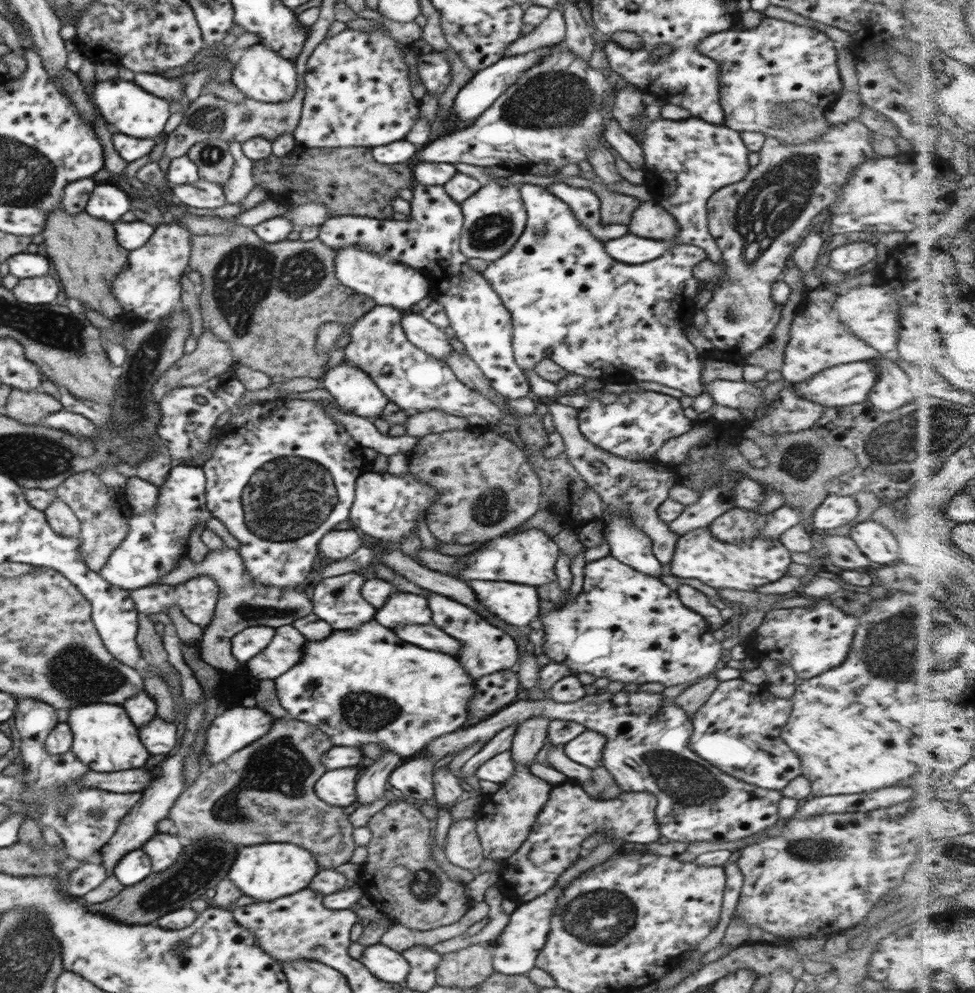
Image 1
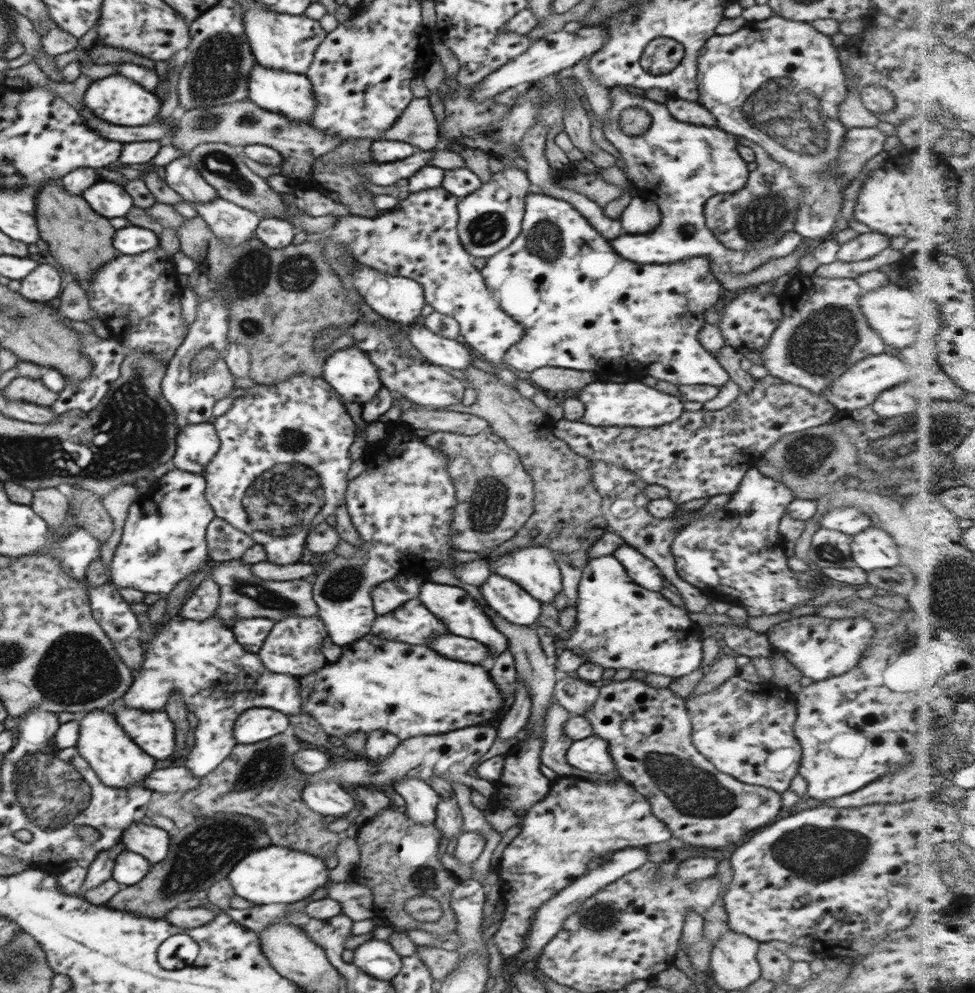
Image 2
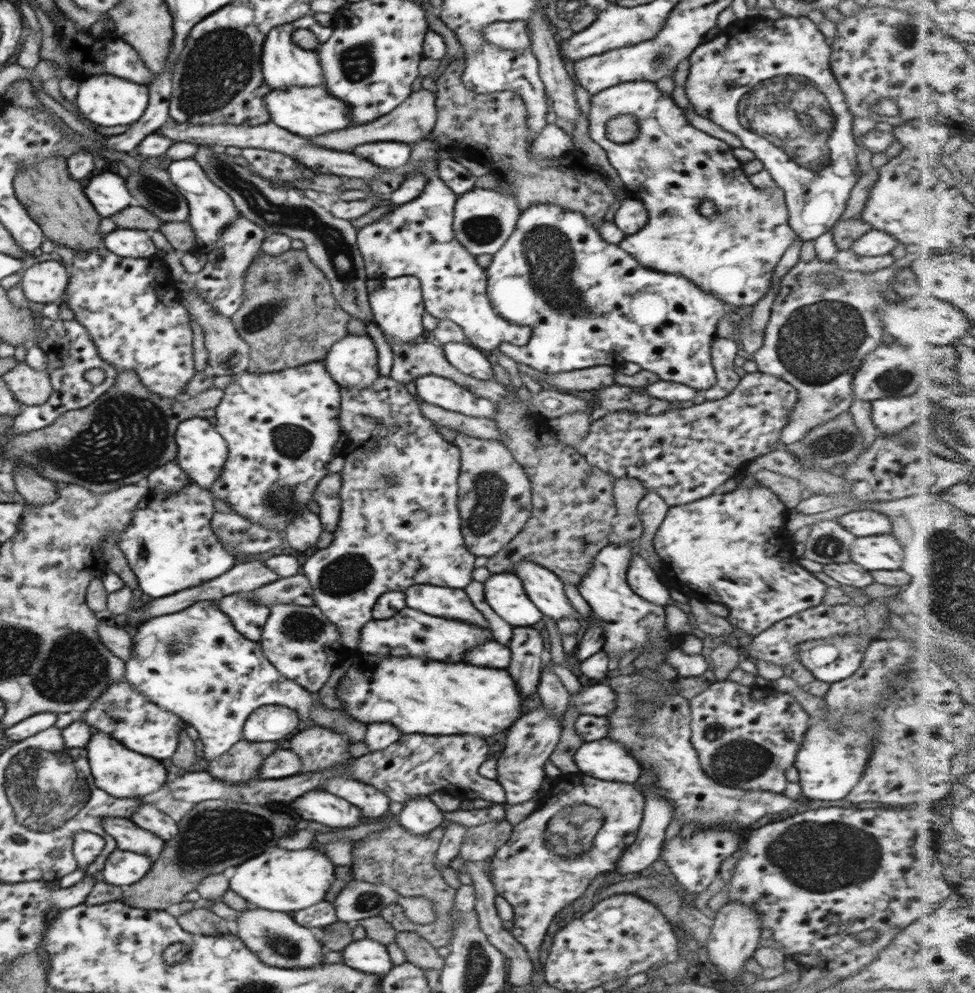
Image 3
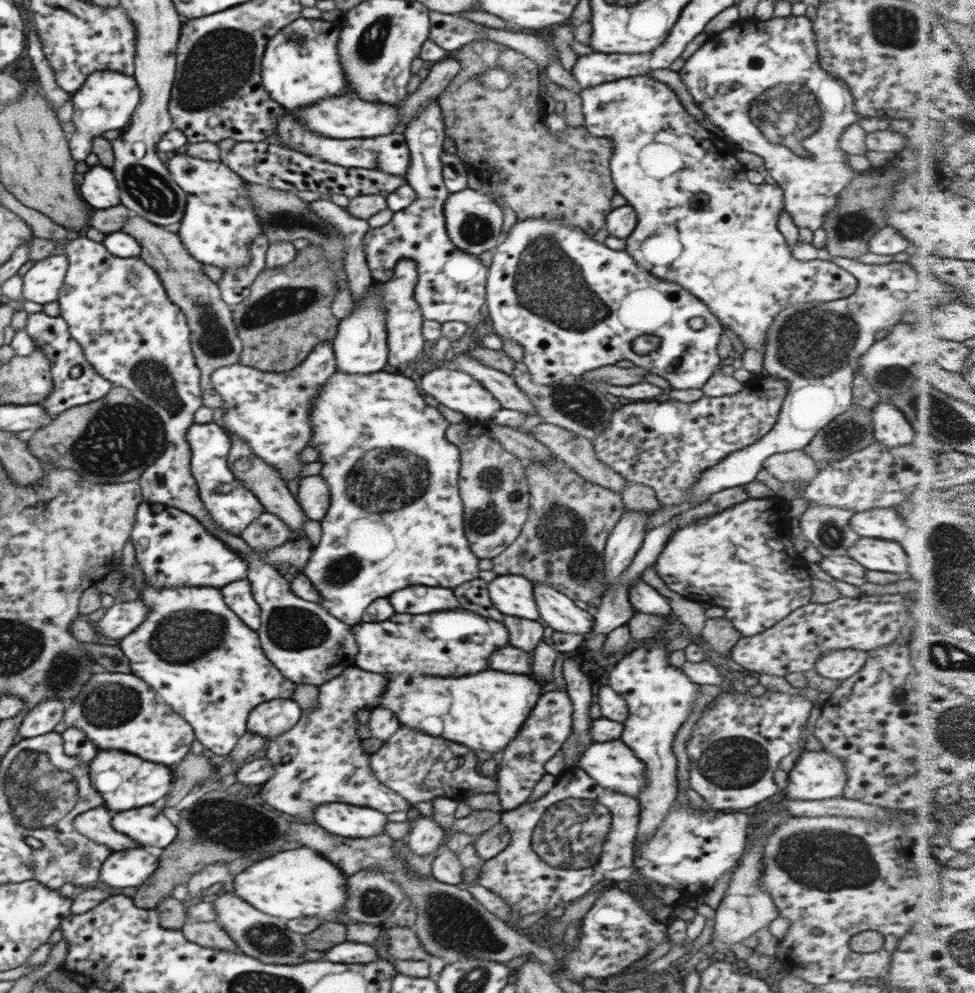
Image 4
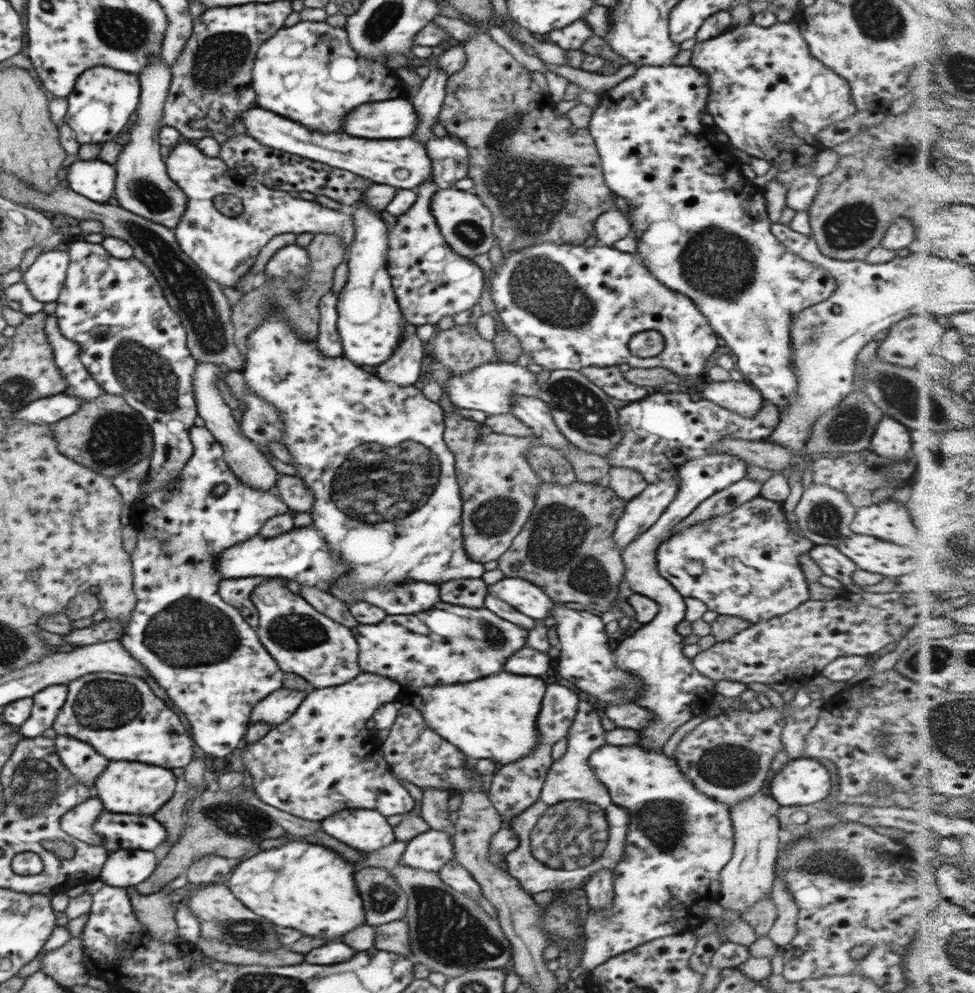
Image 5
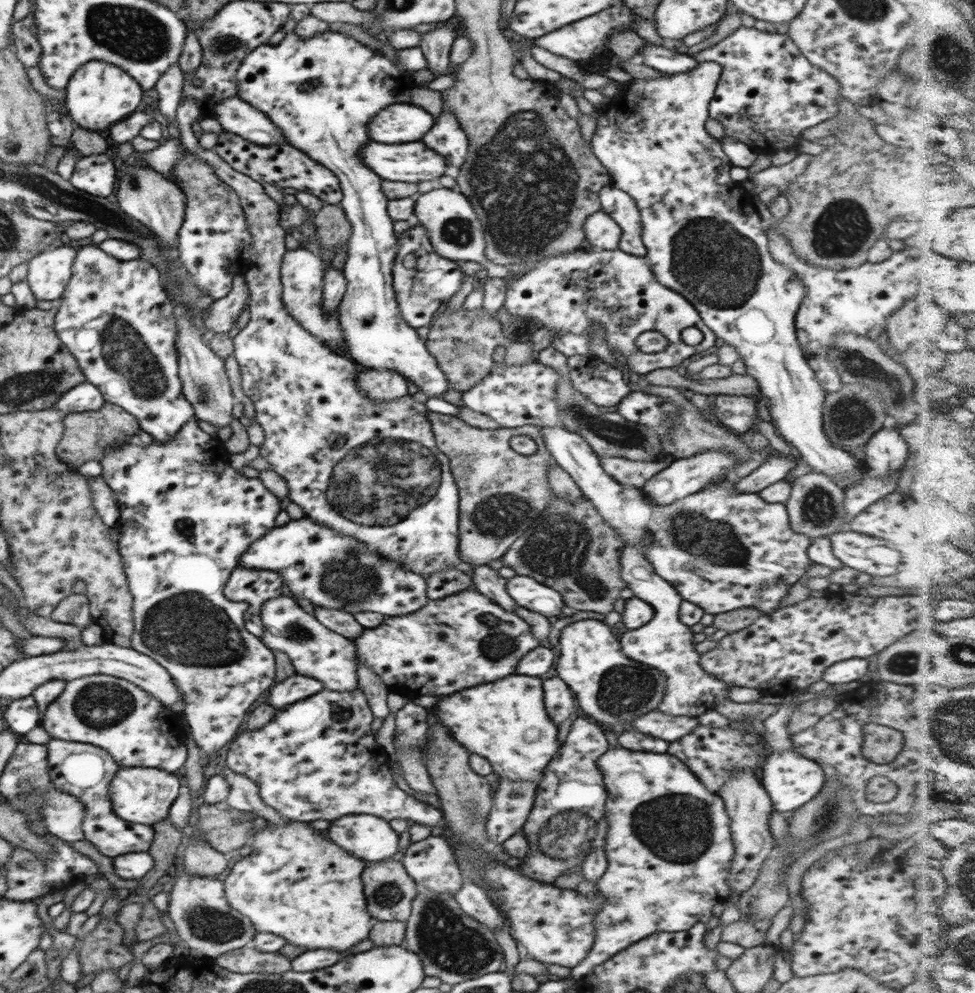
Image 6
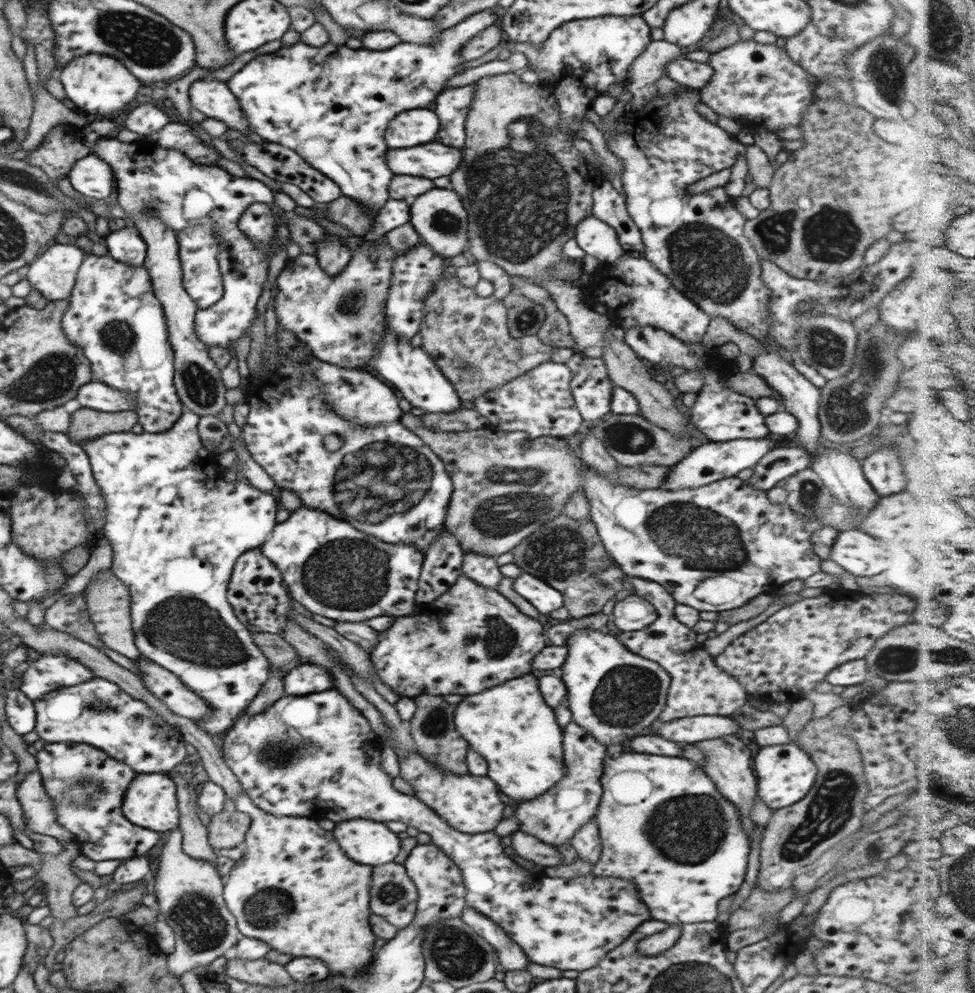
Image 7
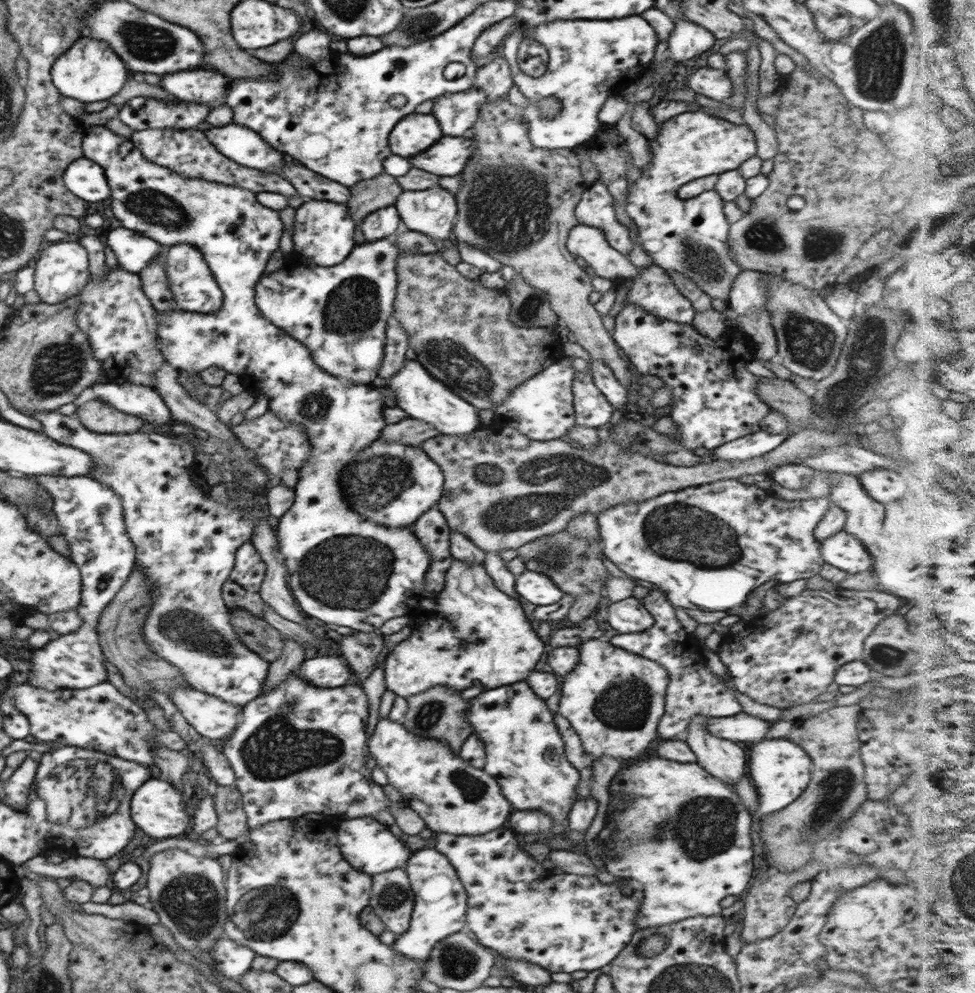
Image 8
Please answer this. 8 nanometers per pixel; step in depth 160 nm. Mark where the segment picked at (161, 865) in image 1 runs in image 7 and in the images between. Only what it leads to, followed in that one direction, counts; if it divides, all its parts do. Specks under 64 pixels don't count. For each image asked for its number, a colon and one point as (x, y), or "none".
2: (153, 843)
3: (129, 837)
4: (96, 824)
5: (78, 823)
6: (62, 815)
7: (38, 812)

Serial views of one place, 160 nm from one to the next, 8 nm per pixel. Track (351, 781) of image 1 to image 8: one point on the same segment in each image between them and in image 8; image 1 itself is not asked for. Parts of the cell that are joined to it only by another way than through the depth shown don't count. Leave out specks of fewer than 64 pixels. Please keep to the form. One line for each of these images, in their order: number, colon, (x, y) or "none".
2: (328, 798)
3: (319, 806)
4: (347, 820)
5: (365, 830)
6: (369, 838)
7: (368, 842)
8: (364, 842)

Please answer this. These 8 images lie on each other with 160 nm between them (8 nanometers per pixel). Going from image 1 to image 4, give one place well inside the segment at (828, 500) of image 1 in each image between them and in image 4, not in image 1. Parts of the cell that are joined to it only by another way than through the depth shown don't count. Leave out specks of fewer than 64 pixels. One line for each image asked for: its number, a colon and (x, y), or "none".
2: (849, 520)
3: (864, 523)
4: (884, 523)

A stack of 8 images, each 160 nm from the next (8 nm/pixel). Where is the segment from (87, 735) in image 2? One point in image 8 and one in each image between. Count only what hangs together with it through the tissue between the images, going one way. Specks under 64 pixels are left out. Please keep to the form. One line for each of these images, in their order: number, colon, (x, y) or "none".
3: (118, 771)
4: (125, 781)
5: (126, 787)
6: (141, 795)
7: (151, 800)
8: (158, 809)

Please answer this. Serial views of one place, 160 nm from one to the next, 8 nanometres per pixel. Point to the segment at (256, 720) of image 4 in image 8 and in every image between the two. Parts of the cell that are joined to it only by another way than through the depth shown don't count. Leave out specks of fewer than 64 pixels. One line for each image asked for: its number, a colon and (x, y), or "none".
5: (276, 708)
6: (297, 687)
7: (306, 678)
8: (326, 670)

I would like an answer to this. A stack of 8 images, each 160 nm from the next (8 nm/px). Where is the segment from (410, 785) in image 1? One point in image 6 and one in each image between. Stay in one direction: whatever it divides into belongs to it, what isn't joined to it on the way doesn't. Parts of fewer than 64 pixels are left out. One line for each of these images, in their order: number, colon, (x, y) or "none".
2: (421, 801)
3: (420, 815)
4: (425, 837)
5: (430, 851)
6: (431, 863)

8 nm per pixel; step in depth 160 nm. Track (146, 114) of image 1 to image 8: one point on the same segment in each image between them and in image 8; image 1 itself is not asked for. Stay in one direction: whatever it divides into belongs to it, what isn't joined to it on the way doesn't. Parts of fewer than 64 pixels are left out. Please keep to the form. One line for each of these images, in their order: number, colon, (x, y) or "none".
2: (116, 99)
3: (106, 100)
4: (107, 100)
5: (103, 101)
6: (98, 94)
7: (98, 84)
8: (90, 71)

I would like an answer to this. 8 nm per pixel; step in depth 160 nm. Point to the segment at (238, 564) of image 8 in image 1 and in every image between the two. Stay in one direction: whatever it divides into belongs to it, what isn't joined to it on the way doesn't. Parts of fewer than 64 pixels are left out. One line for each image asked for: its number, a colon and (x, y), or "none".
1: (250, 641)
2: (251, 633)
3: (248, 617)
4: (238, 596)
5: (237, 592)
6: (255, 587)
7: (256, 590)

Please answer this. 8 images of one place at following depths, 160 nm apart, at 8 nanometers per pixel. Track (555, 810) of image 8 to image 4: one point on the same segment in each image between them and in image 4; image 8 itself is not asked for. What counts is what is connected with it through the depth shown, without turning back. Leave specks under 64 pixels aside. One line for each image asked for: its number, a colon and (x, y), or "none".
4: (484, 712)
5: (495, 717)
6: (506, 722)
7: (511, 726)

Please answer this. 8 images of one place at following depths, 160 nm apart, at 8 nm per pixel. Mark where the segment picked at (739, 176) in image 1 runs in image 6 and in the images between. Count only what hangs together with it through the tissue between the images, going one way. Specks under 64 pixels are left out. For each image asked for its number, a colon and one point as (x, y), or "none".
2: (679, 166)
3: (670, 166)
4: (732, 257)
5: (702, 228)
6: (705, 240)

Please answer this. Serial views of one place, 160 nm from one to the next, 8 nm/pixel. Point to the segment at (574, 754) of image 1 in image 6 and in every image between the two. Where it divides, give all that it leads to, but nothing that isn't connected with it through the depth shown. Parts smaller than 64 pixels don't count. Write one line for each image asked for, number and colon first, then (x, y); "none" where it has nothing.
2: (589, 755)
3: (606, 760)
4: (612, 764)
5: (679, 840)
6: (669, 850)

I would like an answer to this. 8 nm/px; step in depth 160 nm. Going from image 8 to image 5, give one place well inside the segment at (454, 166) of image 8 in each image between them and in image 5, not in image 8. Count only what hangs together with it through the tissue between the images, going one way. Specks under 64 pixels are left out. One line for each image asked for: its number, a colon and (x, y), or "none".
5: (378, 160)
6: (415, 162)
7: (433, 160)

